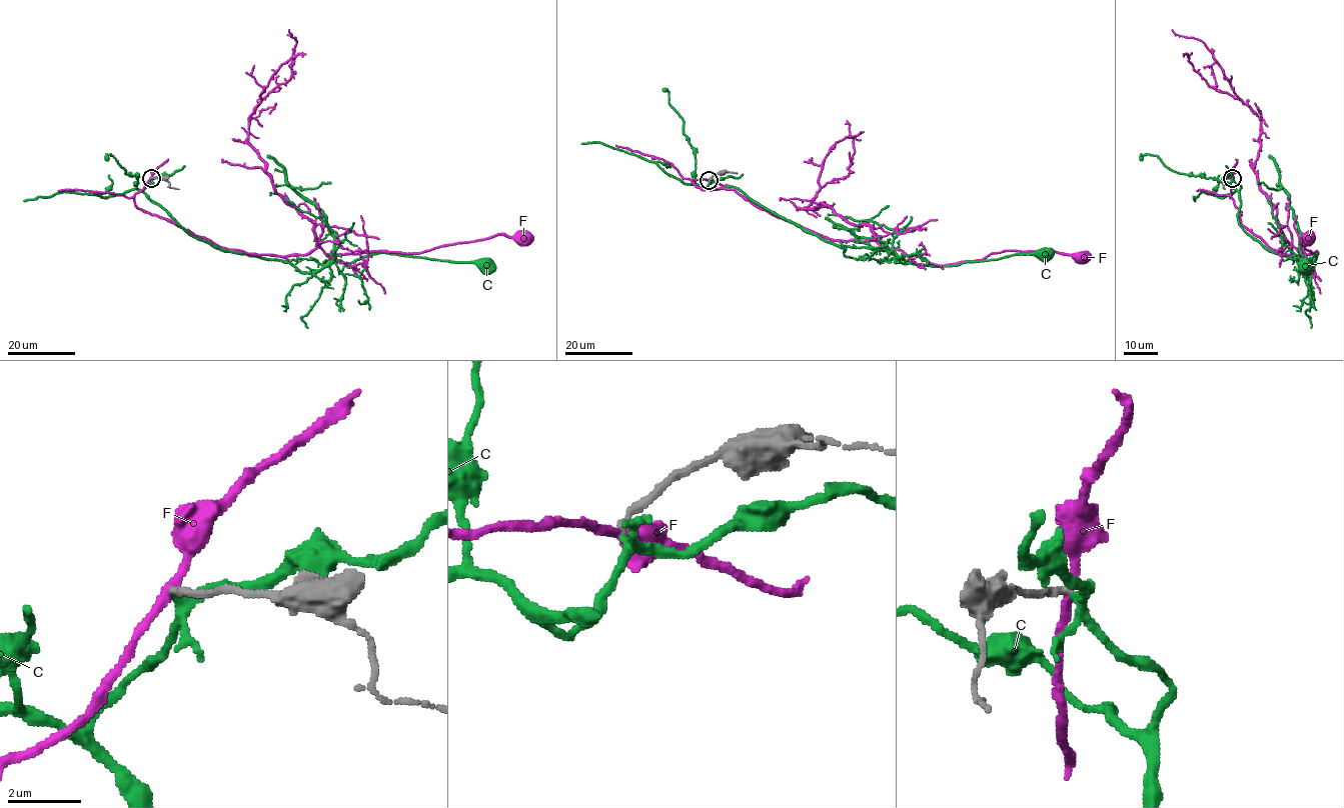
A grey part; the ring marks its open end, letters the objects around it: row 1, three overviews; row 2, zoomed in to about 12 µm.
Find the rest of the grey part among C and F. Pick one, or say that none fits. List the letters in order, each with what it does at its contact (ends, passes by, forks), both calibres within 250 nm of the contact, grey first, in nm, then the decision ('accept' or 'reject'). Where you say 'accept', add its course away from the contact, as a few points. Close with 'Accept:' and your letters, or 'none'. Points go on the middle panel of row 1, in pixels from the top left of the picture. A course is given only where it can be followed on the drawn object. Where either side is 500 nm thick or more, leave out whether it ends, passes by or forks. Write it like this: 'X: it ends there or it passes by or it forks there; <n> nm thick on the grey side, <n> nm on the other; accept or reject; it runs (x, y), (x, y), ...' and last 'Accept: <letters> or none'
C: it forks there; 200 nm thick on the grey side, 200 nm on the other; accept; it runs (709, 180), (702, 188), (738, 188), (827, 241), (888, 249), (902, 262), (956, 266), (1042, 250), (1045, 254)
F: it passes by; 200 nm thick on the grey side, 240 nm on the other; reject
Accept: C

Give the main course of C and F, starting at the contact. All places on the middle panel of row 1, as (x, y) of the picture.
C: (709, 180), (702, 188), (738, 188), (827, 241), (888, 249), (902, 262), (956, 266), (1042, 250), (1045, 254)
F: (709, 180), (692, 180), (914, 263), (1005, 250), (1081, 258)

